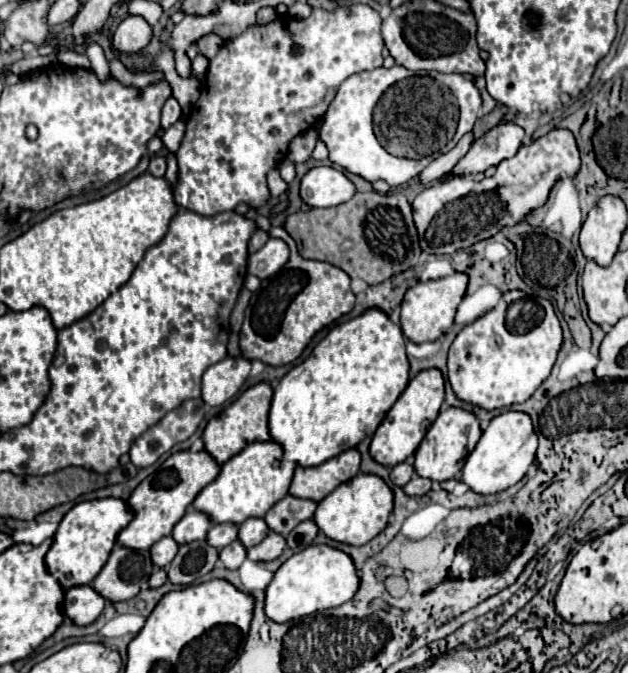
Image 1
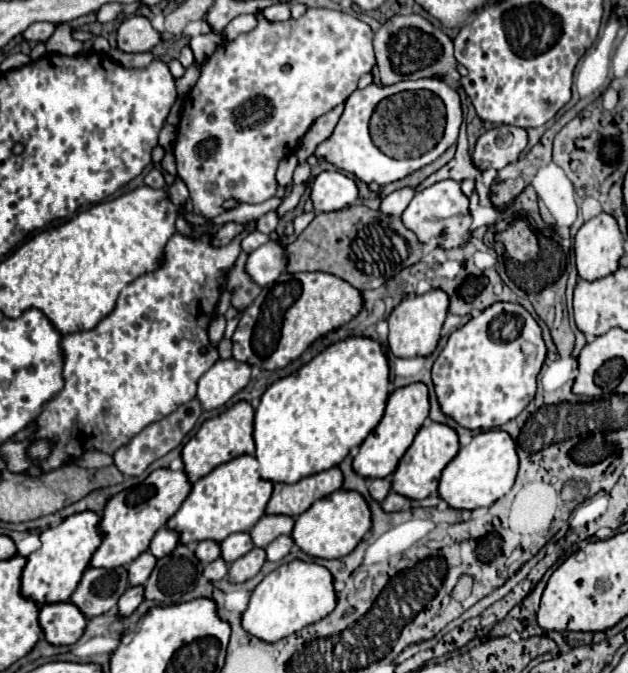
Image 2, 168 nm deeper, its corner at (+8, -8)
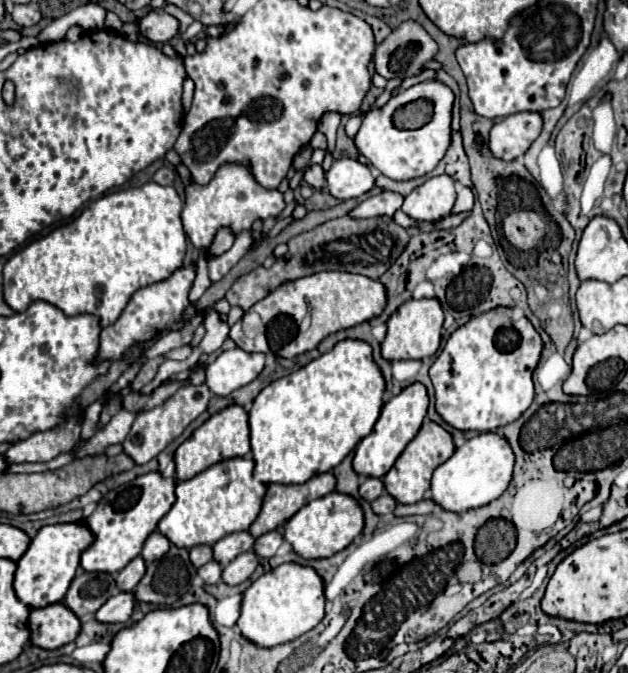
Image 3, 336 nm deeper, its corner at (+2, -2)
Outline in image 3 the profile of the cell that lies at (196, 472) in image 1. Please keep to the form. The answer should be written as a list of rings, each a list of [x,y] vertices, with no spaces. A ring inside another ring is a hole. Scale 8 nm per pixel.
[[[159,473],[141,475],[141,477],[133,479],[131,483],[109,491],[99,501],[97,509],[81,521],[93,533],[93,543],[81,555],[81,563],[79,563],[81,569],[87,571],[87,573],[117,573],[117,571],[121,571],[131,559],[135,559],[141,553],[143,541],[149,537],[149,533],[155,531],[159,519],[171,509],[173,503],[175,503],[175,481],[173,479],[163,479]]]

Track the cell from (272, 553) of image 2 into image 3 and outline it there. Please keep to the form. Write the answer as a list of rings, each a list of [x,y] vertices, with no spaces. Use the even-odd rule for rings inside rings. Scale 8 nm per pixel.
[[[271,531],[271,533],[265,533],[259,539],[255,539],[253,551],[255,551],[255,555],[259,559],[269,559],[269,557],[273,557],[277,553],[281,543],[283,543],[283,535],[279,531]]]

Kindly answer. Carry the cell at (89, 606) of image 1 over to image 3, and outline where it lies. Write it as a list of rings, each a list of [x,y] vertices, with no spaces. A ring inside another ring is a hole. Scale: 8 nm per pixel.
[[[63,603],[47,605],[43,609],[31,609],[29,613],[31,643],[47,651],[75,641],[79,629],[79,619]]]

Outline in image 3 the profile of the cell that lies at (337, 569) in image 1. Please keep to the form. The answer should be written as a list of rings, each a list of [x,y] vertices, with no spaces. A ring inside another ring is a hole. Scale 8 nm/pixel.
[[[283,563],[269,573],[255,579],[245,591],[241,601],[241,617],[237,619],[239,633],[259,645],[275,647],[289,643],[303,633],[311,631],[325,615],[325,595],[323,581],[311,567],[301,567],[297,563]]]

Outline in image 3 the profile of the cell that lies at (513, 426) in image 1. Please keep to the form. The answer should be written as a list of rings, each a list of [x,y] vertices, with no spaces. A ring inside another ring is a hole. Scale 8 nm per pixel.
[[[479,433],[435,469],[431,477],[431,499],[453,513],[483,507],[507,489],[513,475],[513,463],[515,455],[505,439],[495,433]]]

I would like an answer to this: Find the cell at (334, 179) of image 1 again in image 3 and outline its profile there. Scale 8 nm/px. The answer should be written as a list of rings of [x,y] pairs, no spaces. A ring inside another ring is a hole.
[[[335,159],[327,171],[327,191],[339,201],[365,195],[373,185],[375,177],[369,165],[359,163],[357,159]]]

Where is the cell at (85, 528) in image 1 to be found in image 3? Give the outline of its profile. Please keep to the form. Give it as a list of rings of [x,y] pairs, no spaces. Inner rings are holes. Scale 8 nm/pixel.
[[[61,523],[41,527],[35,539],[31,541],[29,549],[25,551],[25,555],[17,561],[13,581],[17,599],[29,609],[61,603],[67,593],[67,585],[71,585],[71,579],[75,577],[75,571],[79,567],[79,557],[91,543],[93,535],[83,523]]]

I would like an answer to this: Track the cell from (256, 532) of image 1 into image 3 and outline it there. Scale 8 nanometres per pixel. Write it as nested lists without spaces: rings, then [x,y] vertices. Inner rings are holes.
[[[247,531],[229,533],[229,535],[225,535],[223,539],[219,539],[219,541],[213,545],[213,559],[225,567],[225,565],[231,563],[237,555],[241,555],[241,553],[245,553],[245,551],[251,551],[253,541],[255,541],[255,539],[253,539]]]

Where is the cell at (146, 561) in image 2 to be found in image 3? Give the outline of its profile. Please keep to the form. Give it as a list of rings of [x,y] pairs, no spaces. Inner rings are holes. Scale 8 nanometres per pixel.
[[[135,557],[125,569],[119,571],[119,575],[115,577],[115,583],[117,583],[117,587],[119,587],[121,591],[129,593],[129,591],[135,589],[135,585],[137,585],[139,579],[143,577],[143,573],[145,573],[145,561],[143,561],[141,557]]]

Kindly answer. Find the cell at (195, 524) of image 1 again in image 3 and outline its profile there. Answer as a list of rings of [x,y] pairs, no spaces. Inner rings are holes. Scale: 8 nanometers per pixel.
[[[153,531],[153,533],[147,537],[145,545],[143,545],[141,557],[145,559],[145,563],[157,561],[157,559],[161,559],[161,557],[169,551],[169,545],[171,545],[171,543],[169,543],[167,537],[163,537],[159,531]]]

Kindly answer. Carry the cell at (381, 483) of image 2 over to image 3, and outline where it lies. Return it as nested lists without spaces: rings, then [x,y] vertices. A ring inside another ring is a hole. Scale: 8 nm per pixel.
[[[365,477],[365,479],[361,479],[359,495],[361,495],[365,501],[377,499],[383,491],[385,491],[385,489],[383,489],[383,481],[381,481],[381,479],[375,479],[375,477]]]

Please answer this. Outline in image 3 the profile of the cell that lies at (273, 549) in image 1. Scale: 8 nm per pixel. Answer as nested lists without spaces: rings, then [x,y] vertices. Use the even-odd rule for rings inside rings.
[[[247,551],[247,553],[241,553],[239,557],[235,557],[225,569],[223,569],[223,581],[227,583],[227,585],[239,585],[239,583],[243,583],[245,579],[249,579],[251,577],[251,573],[255,571],[255,567],[257,567],[257,557],[255,557],[255,553],[251,553],[251,551]]]

